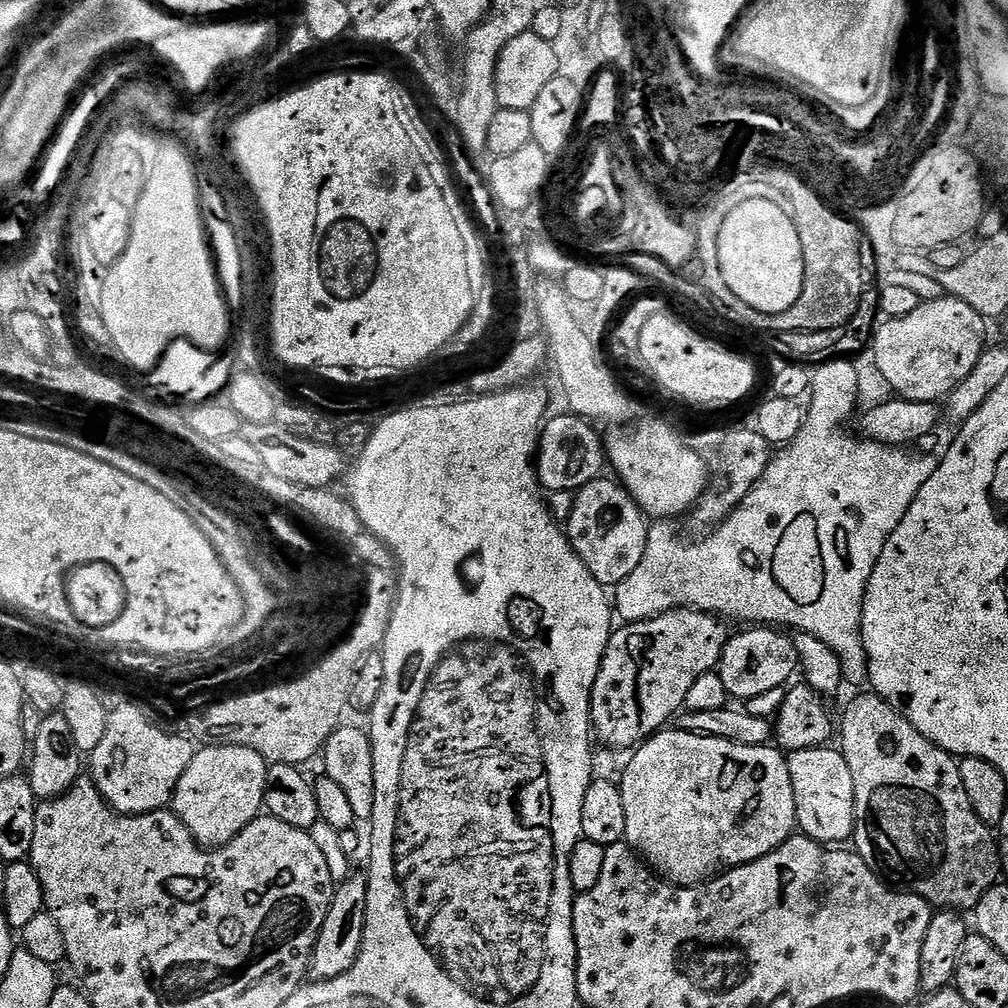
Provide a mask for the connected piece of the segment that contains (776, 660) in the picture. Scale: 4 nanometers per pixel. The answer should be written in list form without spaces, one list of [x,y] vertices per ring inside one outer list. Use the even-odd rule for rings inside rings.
[[[756,626],[748,631],[752,632],[733,635],[718,656],[718,671],[722,682],[726,682],[729,697],[736,699],[737,696],[740,702],[758,698],[758,694],[766,694],[766,690],[784,688],[792,676],[792,664],[794,668],[796,660],[791,635],[768,626]]]

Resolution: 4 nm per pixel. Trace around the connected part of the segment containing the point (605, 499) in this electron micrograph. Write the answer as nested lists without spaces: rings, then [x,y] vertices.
[[[615,479],[612,480],[592,480],[579,488],[566,521],[568,541],[574,554],[582,558],[586,570],[605,586],[618,585],[634,574],[638,562],[642,562],[642,554],[646,554],[650,527],[646,513]]]

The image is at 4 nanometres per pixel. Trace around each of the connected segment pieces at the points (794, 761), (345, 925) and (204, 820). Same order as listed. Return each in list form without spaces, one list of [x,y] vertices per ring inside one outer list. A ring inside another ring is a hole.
[[[825,746],[789,752],[787,758],[799,831],[825,846],[840,846],[843,840],[851,841],[856,830],[854,778],[843,752],[839,747]]]
[[[352,874],[341,884],[335,885],[330,910],[326,914],[326,922],[322,922],[318,942],[312,951],[310,976],[313,981],[327,982],[330,978],[338,978],[338,974],[346,974],[346,970],[350,970],[350,966],[354,966],[354,962],[358,958],[358,950],[362,946],[362,934],[366,926],[367,897],[367,875]]]
[[[212,744],[195,753],[186,766],[186,774],[172,796],[171,811],[175,812],[201,848],[226,846],[250,822],[261,815],[269,763],[249,748],[233,744]]]

